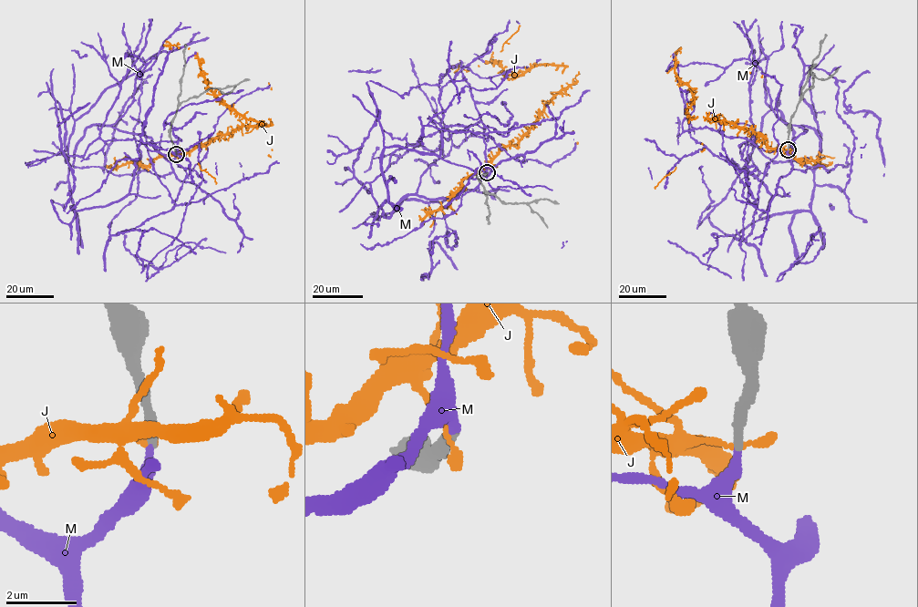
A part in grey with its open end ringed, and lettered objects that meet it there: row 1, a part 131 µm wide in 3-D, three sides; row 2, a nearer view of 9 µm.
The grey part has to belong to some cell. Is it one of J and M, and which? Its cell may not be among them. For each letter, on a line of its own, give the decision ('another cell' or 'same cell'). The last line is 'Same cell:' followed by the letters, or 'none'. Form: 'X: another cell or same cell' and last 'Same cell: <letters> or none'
J: another cell
M: same cell
Same cell: M

